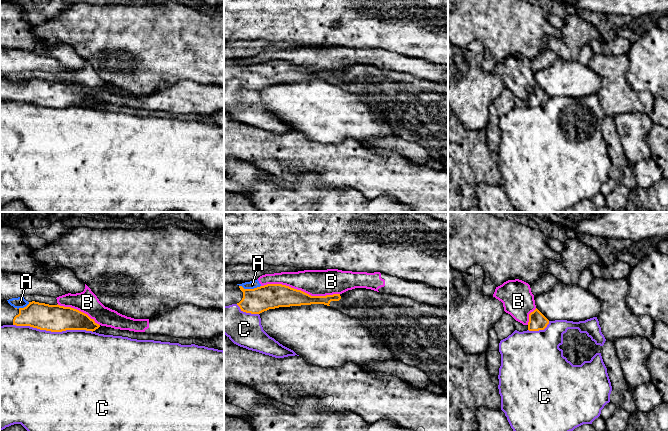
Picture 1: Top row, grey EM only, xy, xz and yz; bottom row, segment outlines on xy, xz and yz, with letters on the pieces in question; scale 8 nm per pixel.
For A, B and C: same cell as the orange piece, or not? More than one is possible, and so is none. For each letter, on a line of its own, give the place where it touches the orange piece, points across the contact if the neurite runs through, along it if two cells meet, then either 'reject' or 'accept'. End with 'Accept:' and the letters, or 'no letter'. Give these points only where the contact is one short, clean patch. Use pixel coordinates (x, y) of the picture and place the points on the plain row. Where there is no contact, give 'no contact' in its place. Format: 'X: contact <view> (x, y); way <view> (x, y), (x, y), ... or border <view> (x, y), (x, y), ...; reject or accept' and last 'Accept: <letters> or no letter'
A: contact xz (250, 65); border xz (239, 61), (244, 64), (260, 62); reject
B: contact xz (300, 66); reject
C: contact xy (53, 107); reject
Accept: no letter

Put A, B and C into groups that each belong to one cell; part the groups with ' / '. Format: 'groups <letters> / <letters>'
groups A B / C

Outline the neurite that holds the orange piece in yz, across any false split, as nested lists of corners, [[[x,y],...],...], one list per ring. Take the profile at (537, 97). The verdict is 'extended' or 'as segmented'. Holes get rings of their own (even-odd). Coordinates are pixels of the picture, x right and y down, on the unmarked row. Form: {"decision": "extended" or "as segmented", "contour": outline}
{"decision": "as segmented", "contour": [[[536,84],[529,90],[528,106],[544,106],[549,100],[549,96]]]}

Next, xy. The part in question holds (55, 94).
{"decision": "extended", "contour": [[[0,76],[0,101],[30,102],[51,108],[93,108],[100,103],[87,90],[71,83],[32,77],[24,84],[15,85],[7,76]]]}

